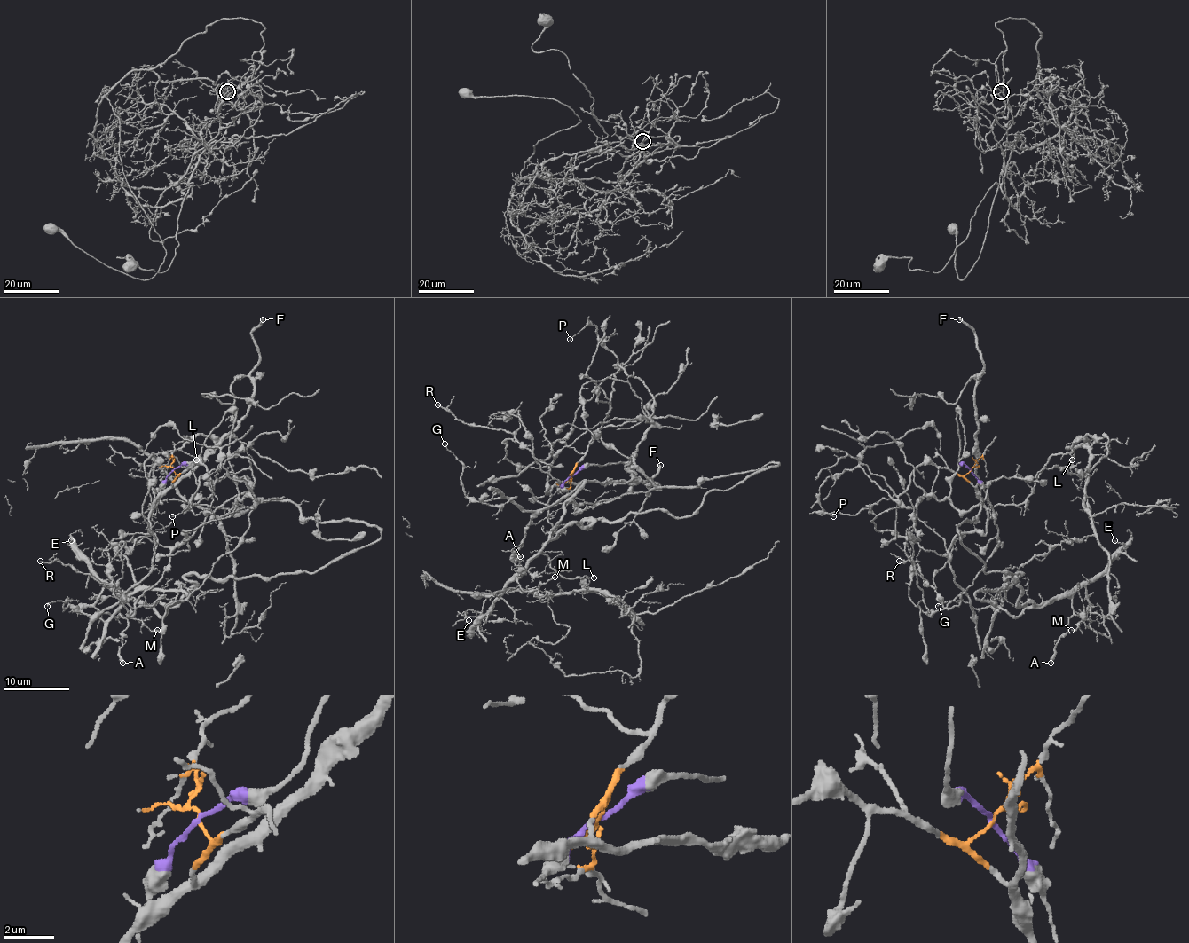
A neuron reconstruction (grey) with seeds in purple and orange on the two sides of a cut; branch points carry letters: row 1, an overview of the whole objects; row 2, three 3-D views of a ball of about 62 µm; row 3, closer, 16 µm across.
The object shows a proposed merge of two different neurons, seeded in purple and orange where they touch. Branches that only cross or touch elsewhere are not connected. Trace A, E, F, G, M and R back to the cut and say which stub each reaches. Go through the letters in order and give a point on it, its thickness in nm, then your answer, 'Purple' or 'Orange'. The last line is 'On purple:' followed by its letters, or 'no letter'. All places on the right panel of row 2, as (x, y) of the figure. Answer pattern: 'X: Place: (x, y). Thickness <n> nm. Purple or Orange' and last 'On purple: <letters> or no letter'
A: Place: (1051, 663). Thickness 300 nm. Purple
E: Place: (1114, 540). Thickness 110 nm. Purple
F: Place: (959, 319). Thickness 280 nm. Orange
G: Place: (938, 606). Thickness 100 nm. Purple
M: Place: (1071, 630). Thickness 160 nm. Purple
R: Place: (899, 561). Thickness 180 nm. Orange
On purple: A, E, G, M

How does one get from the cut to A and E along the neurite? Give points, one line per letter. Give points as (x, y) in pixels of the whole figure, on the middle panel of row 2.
A: (570, 476), (635, 455), (656, 486), (778, 465), (690, 515), (564, 527), (517, 579), (521, 556)
E: (570, 476), (626, 469), (635, 455), (656, 486), (778, 465), (710, 491), (690, 515), (564, 527), (468, 620)

